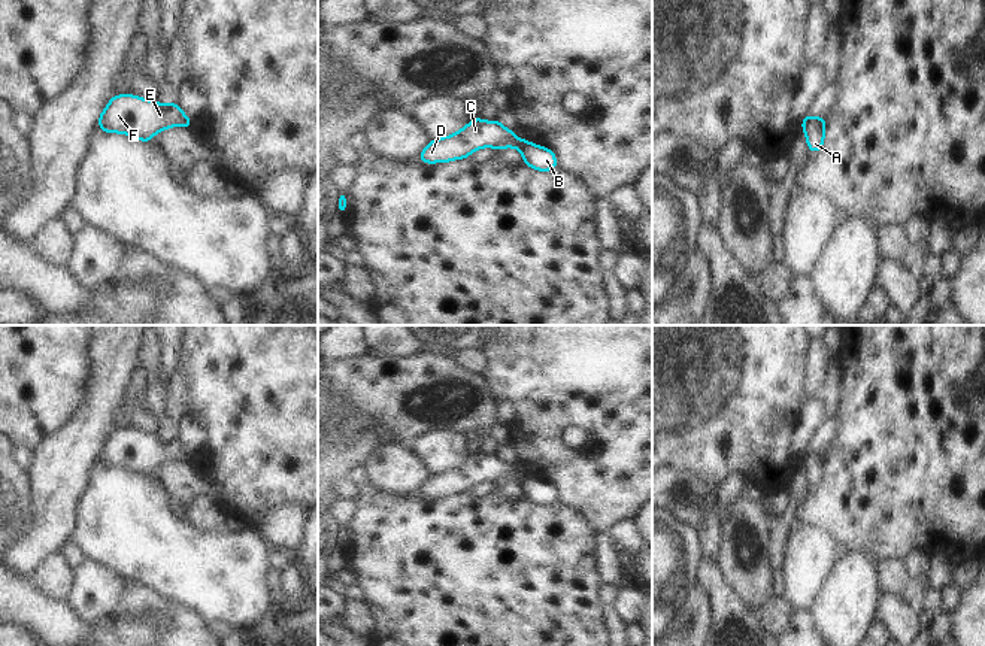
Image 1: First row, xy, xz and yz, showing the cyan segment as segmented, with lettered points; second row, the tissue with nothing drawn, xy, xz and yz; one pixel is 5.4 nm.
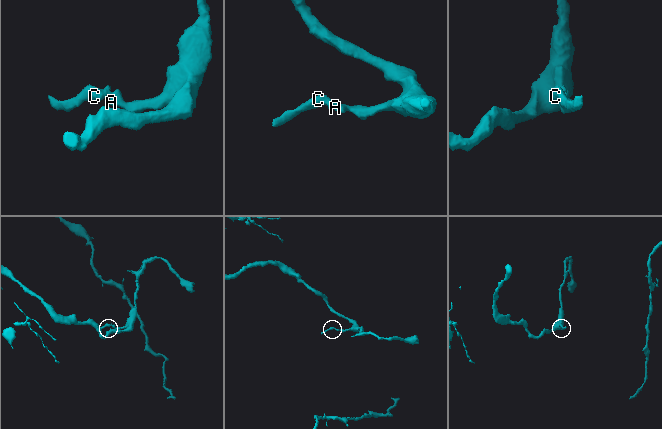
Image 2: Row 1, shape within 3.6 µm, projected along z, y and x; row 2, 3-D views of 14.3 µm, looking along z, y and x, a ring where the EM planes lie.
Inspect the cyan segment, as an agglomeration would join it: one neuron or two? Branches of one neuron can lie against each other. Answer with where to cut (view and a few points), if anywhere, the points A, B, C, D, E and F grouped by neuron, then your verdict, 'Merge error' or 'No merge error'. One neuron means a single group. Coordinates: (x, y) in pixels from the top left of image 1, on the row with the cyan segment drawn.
Split along xz (526, 140), (520, 149). Groups: A B / C D E F. Merge error.

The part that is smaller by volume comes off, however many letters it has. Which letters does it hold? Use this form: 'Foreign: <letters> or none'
Foreign: C, D, E, F.

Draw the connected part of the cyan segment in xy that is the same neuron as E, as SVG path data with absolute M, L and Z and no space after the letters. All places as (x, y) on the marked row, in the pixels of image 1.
M113 95L103 109L97 125L106 133L121 133L142 142L169 127L190 127L193 121L175 103L157 103L139 95Z

